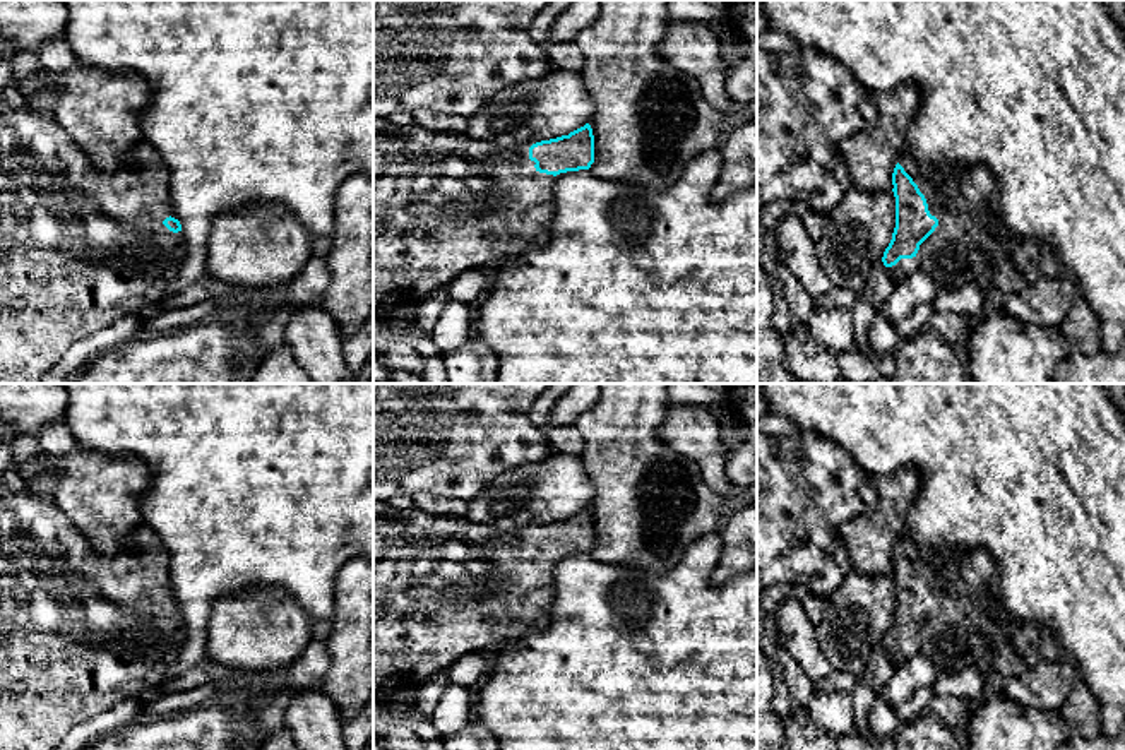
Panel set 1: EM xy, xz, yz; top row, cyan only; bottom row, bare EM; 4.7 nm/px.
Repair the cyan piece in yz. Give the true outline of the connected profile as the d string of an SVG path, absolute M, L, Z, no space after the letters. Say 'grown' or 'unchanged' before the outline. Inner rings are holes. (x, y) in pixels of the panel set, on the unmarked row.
grown; M902 541L892 557L896 580L896 611L884 635L882 646L894 664L904 663L913 651L923 654L937 670L937 675L959 671L967 666L983 666L991 644L1000 635L1009 635L1012 625L995 615L995 562L986 550L926 551L913 541Z

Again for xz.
grown; M373 500L373 693L418 692L438 671L469 652L493 654L551 622L555 560L589 553L589 507L515 534L466 517L394 509Z

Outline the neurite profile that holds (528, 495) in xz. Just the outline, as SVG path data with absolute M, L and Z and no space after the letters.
M553 452L541 462L519 464L495 478L467 505L466 519L500 533L522 533L536 526L568 519L591 507L594 485L586 474L580 455Z

